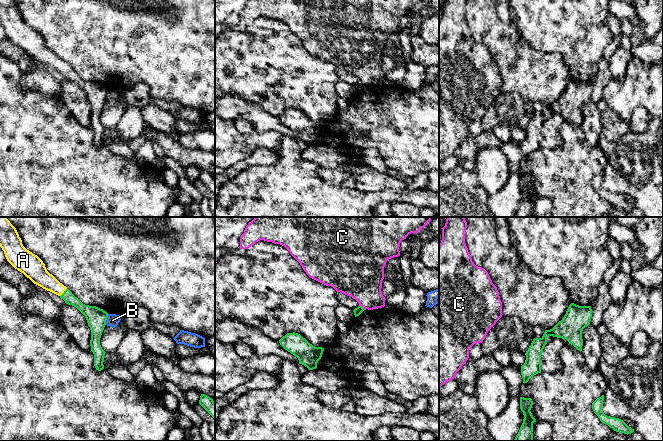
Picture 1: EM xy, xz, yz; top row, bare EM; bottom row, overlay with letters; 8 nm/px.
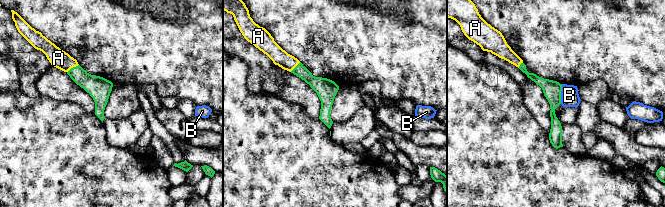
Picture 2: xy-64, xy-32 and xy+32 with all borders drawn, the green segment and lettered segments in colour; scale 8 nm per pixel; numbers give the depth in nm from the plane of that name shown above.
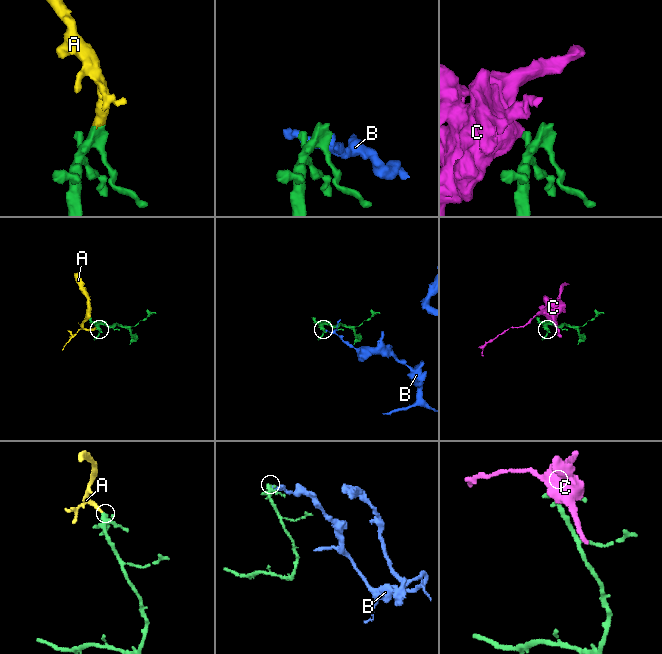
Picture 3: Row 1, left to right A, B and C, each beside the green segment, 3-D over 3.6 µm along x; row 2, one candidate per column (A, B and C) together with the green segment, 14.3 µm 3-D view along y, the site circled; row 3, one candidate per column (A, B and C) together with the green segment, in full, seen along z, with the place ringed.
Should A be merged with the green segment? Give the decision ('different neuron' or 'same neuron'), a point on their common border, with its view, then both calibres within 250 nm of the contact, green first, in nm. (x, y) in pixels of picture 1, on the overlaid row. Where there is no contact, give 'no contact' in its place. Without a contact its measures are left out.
same neuron | xy (64, 292) | 100/150 nm

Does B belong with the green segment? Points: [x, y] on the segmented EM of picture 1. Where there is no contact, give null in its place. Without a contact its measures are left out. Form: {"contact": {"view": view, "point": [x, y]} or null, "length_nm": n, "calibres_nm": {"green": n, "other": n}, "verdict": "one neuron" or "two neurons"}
{"contact": {"view": "xy", "point": [106, 319]}, "length_nm": 90, "calibres_nm": {"green": 160, "other": 100}, "verdict": "two neurons"}

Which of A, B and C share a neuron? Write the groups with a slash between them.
A / B / C

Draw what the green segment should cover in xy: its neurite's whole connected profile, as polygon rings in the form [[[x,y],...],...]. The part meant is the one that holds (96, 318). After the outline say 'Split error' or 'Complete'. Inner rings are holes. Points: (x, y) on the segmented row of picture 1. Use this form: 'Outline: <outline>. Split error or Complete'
Outline: [[[0,217],[0,247],[7,261],[15,269],[34,284],[58,295],[66,304],[76,307],[85,316],[91,330],[90,346],[94,354],[94,366],[98,371],[103,370],[106,352],[100,345],[100,338],[108,313],[96,306],[83,304],[66,286],[50,274],[43,261],[23,246],[16,228],[6,217]]]. Split error

